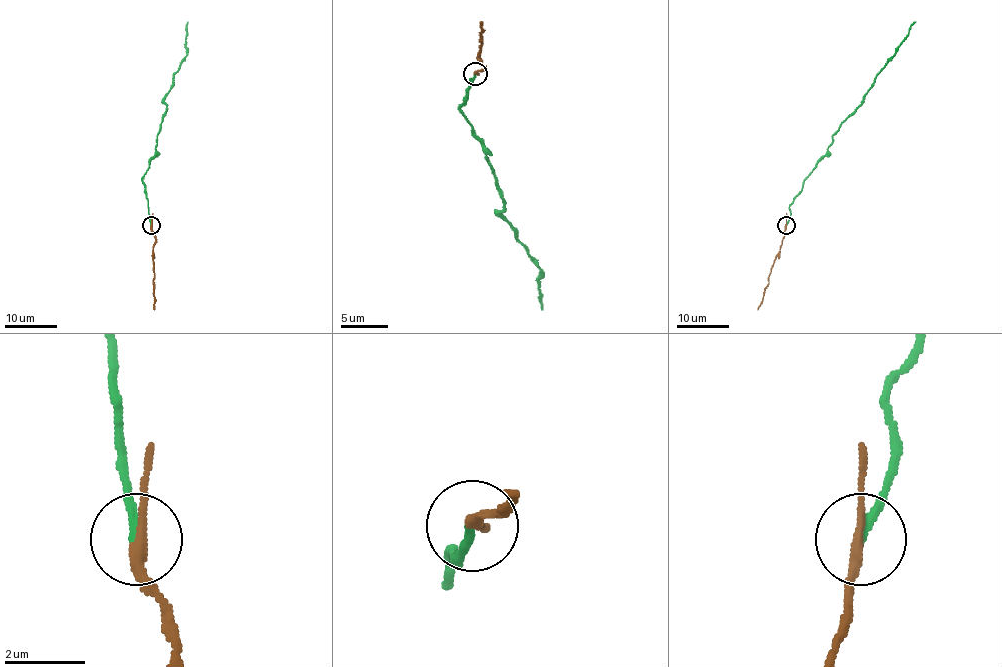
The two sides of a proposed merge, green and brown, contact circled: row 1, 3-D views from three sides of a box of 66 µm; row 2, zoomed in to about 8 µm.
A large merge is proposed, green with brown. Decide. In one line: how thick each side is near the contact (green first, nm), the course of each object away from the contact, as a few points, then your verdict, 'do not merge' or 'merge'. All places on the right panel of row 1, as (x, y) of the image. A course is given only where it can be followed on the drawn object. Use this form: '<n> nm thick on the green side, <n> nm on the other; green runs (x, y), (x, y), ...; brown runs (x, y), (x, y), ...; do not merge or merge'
190 nm thick on the green side, 240 nm on the other; green runs (786, 225), (789, 205), (825, 154), (832, 135), (861, 103), (876, 74), (916, 21); brown runs (786, 225), (758, 309); do not merge

